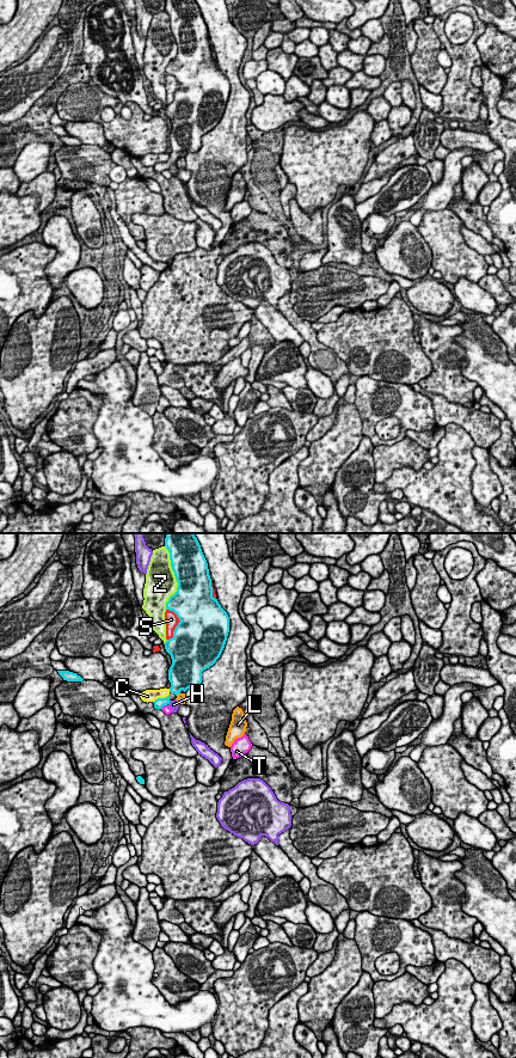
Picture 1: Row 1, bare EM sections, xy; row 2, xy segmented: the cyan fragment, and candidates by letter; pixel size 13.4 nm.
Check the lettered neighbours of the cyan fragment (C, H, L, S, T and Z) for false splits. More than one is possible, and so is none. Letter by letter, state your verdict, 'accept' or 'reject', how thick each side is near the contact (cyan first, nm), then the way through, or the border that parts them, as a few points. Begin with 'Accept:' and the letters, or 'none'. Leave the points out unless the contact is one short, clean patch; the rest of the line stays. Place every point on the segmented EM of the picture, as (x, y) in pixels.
Accept: none
C: reject; 140 nm thick on the cyan side, 160 nm on the other
H: reject; 140 nm thick on the cyan side, 130 nm on the other
L: reject; 380 nm thick on the cyan side, 130 nm on the other
S: reject; 500 nm thick on the cyan side, 190 nm on the other
T: reject; 140 nm thick on the cyan side, 120 nm on the other
Z: reject; 480 nm thick on the cyan side, 420 nm on the other

